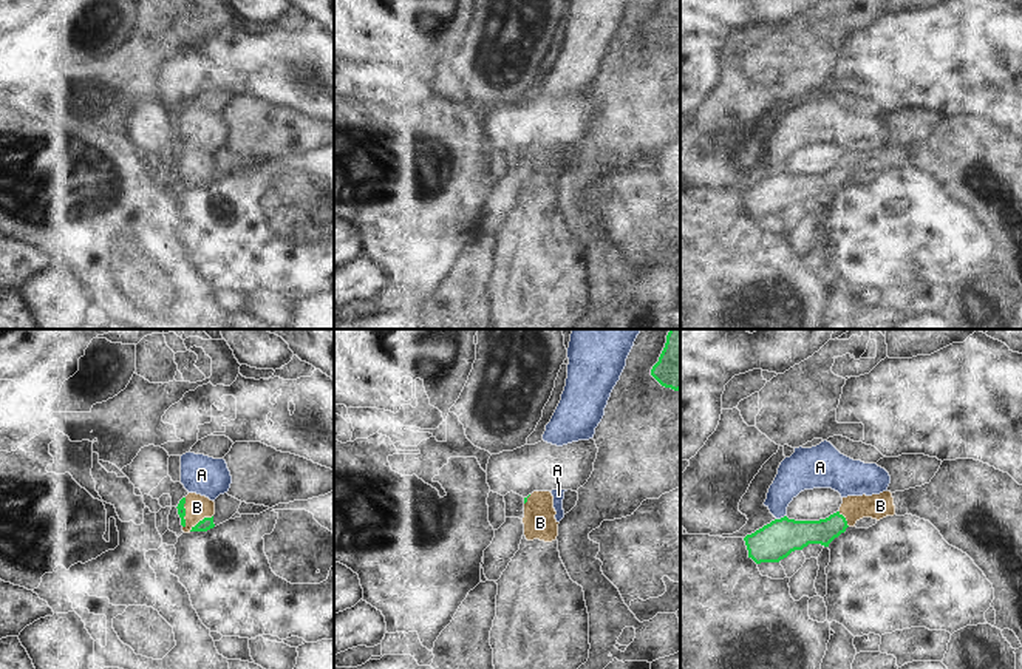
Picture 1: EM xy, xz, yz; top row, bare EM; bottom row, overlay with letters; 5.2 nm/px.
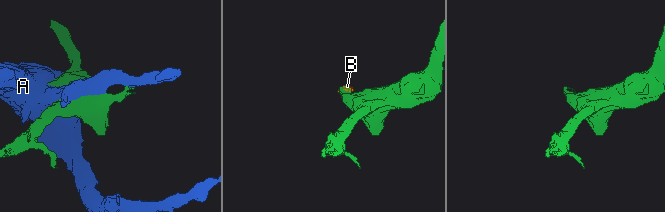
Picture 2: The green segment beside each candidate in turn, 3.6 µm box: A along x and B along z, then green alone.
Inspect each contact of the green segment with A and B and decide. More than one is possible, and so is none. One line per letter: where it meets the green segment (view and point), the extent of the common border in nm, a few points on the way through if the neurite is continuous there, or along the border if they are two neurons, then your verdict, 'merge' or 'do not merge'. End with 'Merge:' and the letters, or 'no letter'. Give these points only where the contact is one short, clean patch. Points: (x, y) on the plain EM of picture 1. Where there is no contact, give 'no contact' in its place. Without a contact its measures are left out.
A: meets green in yz at (781, 172); contact 50 nm long; do not merge
B: meets green in xy at (184, 167); contact 160 nm long; runs through xy (181, 164), (184, 167), (197, 161); merge
Merge: B

